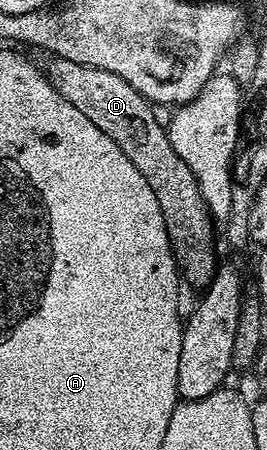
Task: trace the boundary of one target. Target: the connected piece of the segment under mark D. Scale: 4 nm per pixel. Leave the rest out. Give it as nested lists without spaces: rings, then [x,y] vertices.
[[[58,56],[46,60],[42,70],[58,94],[111,138],[154,191],[183,279],[187,283],[189,280],[197,290],[207,288],[215,279],[218,267],[216,236],[212,233],[214,219],[201,196],[195,174],[172,148],[167,129],[155,121],[152,104],[118,74]]]

